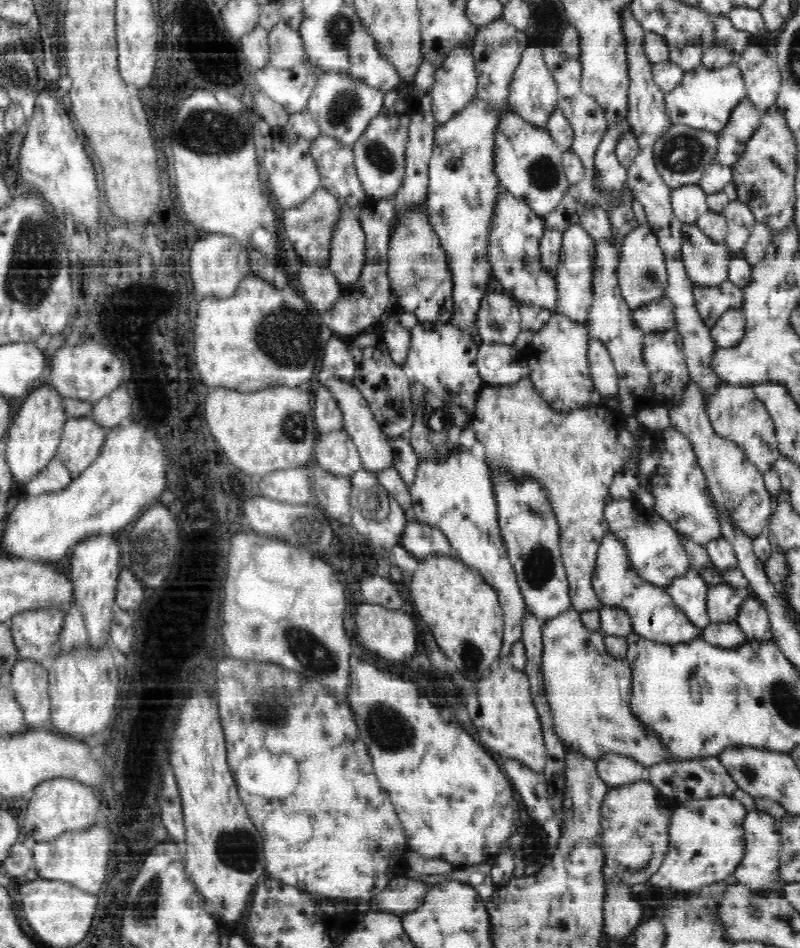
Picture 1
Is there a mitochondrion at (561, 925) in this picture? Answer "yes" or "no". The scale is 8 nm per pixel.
yes

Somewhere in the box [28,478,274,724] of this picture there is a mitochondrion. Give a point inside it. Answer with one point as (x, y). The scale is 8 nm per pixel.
(151, 557)

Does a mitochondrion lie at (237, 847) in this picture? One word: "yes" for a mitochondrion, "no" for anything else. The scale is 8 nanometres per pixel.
yes

